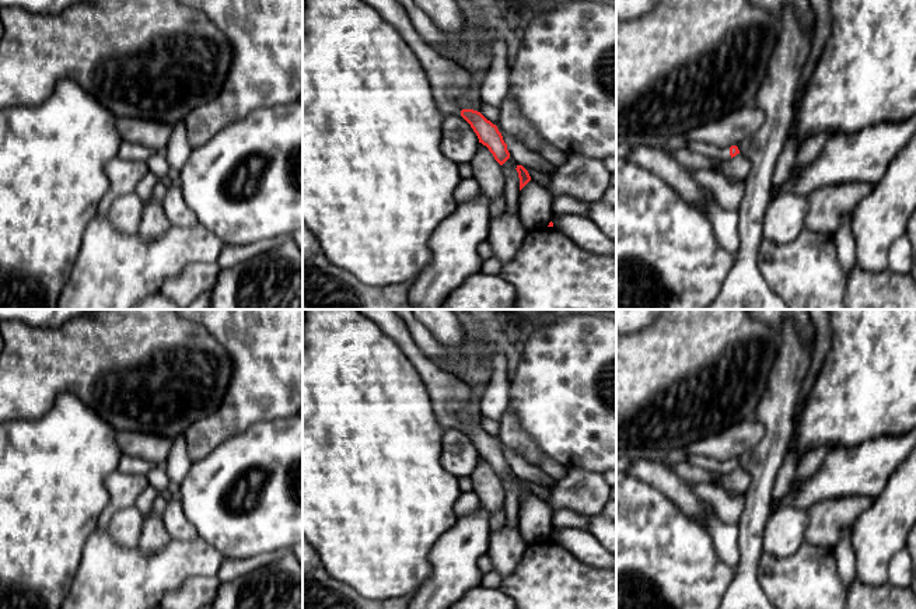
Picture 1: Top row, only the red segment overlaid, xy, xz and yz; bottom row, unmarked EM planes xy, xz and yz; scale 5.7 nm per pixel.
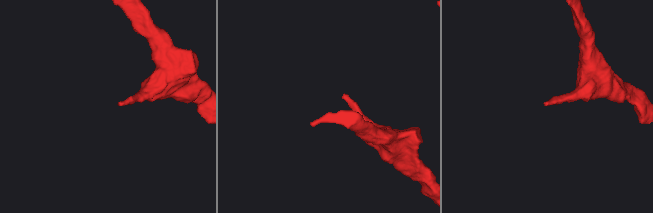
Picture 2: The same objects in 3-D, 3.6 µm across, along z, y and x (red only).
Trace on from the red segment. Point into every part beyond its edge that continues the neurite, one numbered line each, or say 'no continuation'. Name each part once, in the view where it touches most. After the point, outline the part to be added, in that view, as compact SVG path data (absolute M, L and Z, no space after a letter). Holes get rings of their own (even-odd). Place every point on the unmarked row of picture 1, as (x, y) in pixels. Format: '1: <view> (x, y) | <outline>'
1: yz (712, 465) | M683 455L683 458L691 465L693 465L699 469L703 469L706 472L719 473L719 475L728 475L731 472L731 469L730 469L731 459L717 461L717 459L700 456L700 455Z

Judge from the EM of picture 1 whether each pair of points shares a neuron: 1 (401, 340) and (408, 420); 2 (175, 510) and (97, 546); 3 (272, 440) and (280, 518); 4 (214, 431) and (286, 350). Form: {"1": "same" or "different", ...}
{"1": "different", "2": "different", "3": "same", "4": "same"}

